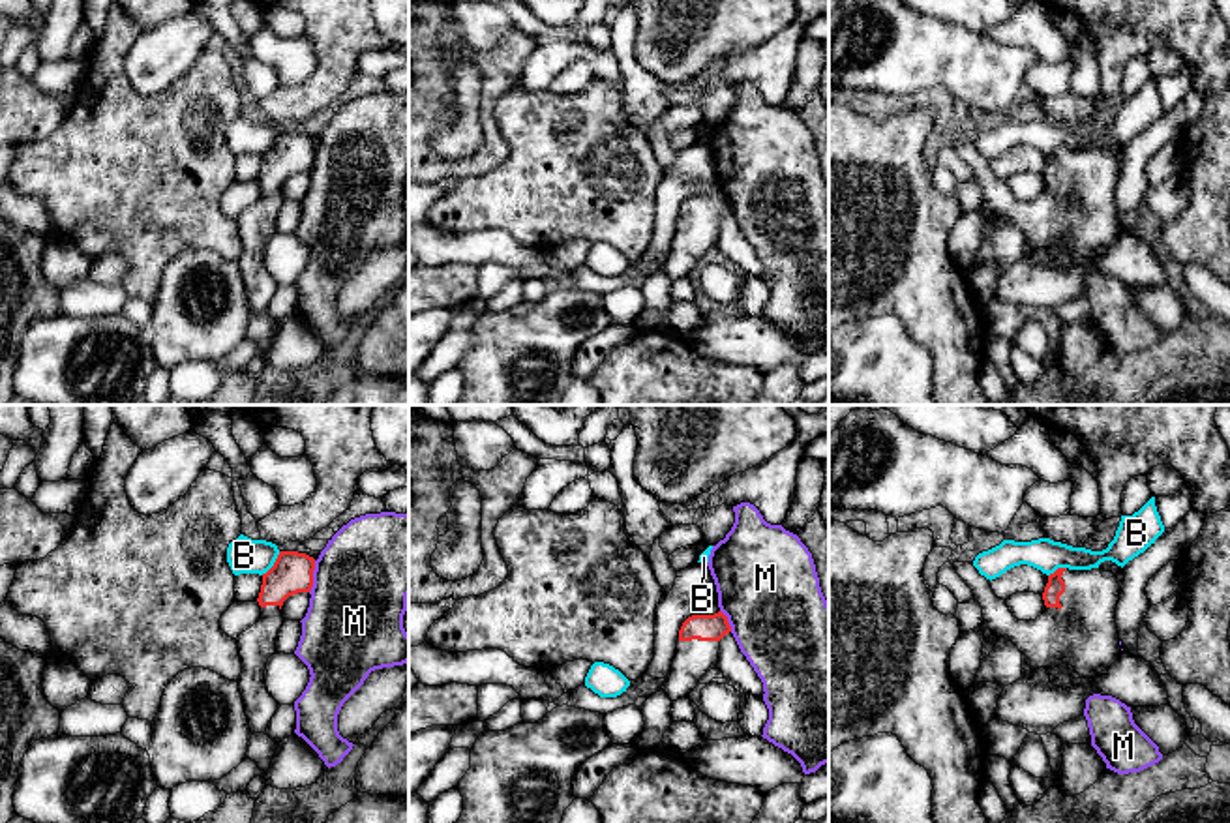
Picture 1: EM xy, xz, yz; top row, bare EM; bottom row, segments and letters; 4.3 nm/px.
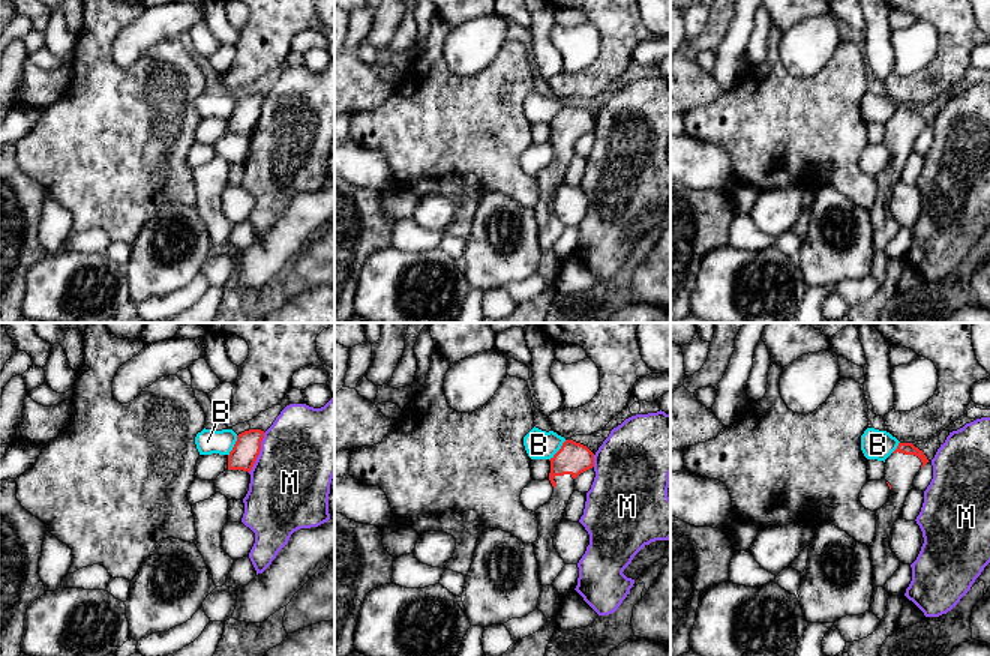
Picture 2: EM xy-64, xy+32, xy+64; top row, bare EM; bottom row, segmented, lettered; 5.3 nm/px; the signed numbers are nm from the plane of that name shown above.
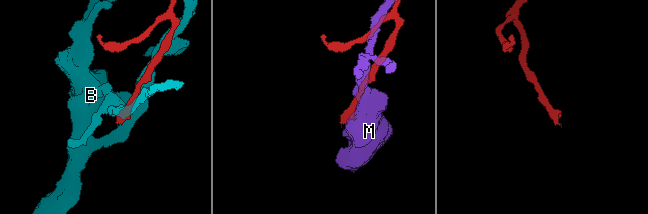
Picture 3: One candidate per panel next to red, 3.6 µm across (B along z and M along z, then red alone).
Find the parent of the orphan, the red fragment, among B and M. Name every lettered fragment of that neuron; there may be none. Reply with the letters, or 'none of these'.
none of these

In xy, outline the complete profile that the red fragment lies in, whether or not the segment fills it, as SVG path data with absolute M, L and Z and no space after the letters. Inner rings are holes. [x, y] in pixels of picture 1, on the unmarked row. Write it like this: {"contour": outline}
{"contour": "M279 131L274 146L262 154L257 178L261 199L236 217L242 240L242 253L236 262L251 313L264 313L281 287L266 270L264 249L268 238L276 232L276 217L285 202L281 186L289 176L311 171L313 150L313 137L298 131Z"}

